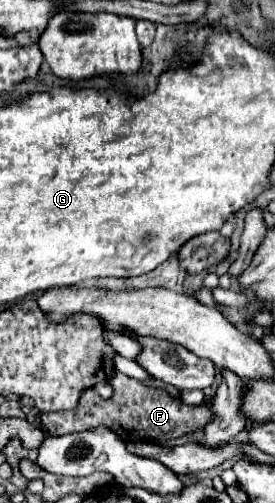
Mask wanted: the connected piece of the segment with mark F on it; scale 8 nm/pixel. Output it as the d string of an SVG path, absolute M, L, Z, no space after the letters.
M120 371L114 373L110 385L114 391L110 399L102 399L94 389L86 389L86 393L80 395L76 409L42 413L42 429L48 435L56 437L74 431L106 427L120 435L122 441L162 443L168 439L178 439L190 431L202 429L208 421L212 421L212 399L206 399L202 405L184 405L180 399L168 395L164 389L148 387L142 381L136 381Z

